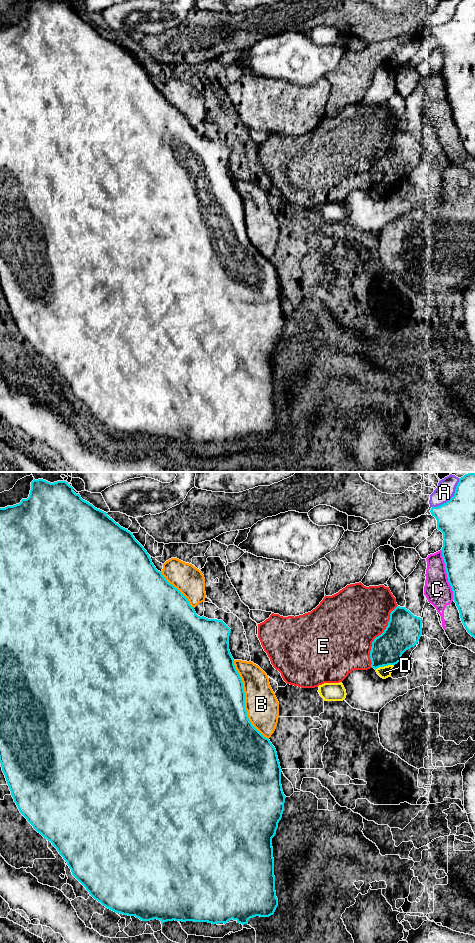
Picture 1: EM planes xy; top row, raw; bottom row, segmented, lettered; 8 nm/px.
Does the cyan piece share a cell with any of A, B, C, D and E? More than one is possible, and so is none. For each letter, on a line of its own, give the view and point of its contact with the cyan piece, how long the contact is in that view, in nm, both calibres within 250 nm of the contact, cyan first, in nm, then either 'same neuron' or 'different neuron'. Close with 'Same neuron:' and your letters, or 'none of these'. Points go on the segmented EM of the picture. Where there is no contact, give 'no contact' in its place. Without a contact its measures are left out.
A: meets cyan in xy at (452, 497); contact 320 nm long; 300 nm thick on the cyan side, 150 nm on the other; different neuron
B: meets cyan in xy at (244, 700); contact 700 nm long; 500 nm thick on the cyan side, 260 nm on the other; different neuron
C: meets cyan in xy at (447, 575); contact 420 nm long; 260 nm thick on the cyan side, 220 nm on the other; different neuron
D: meets cyan in xy at (384, 665); contact 160 nm long; 260 nm thick on the cyan side, 100 nm on the other; different neuron
E: meets cyan in xy at (378, 636); contact 550 nm long; 280 nm thick on the cyan side, 480 nm on the other; different neuron
Same neuron: none of these

